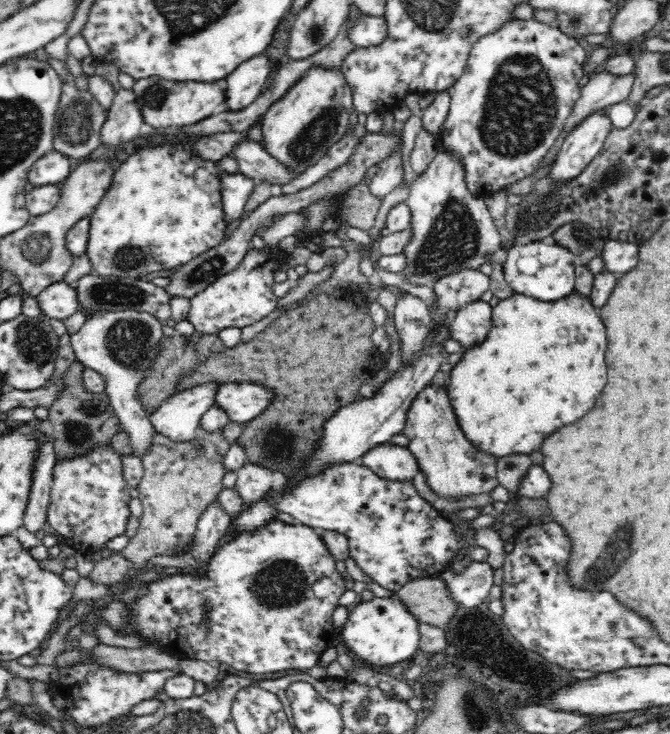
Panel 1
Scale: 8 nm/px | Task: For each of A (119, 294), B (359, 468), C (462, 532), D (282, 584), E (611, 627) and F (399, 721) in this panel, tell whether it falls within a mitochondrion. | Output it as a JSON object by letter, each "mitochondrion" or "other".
{"A":"mitochondrion","B":"other","C":"other","D":"mitochondrion","E":"mitochondrion","F":"other"}

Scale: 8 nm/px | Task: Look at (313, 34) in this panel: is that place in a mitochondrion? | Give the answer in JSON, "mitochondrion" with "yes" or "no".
{"mitochondrion":"yes"}

